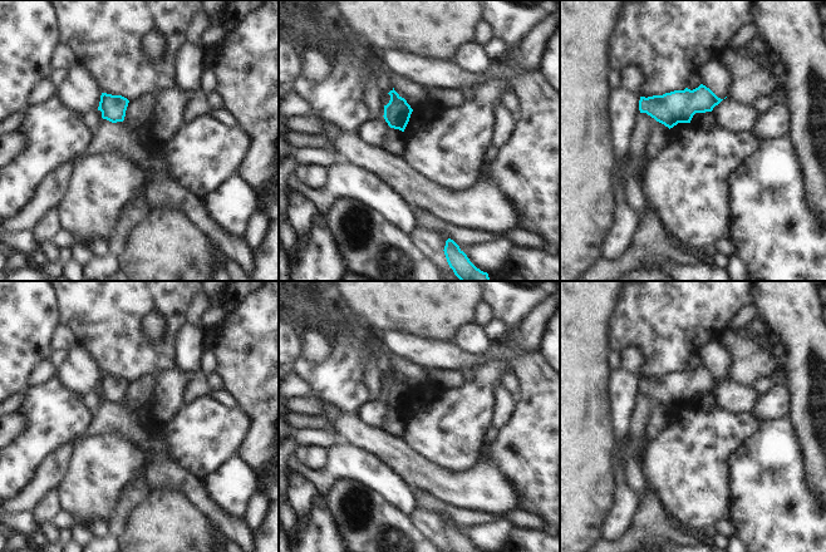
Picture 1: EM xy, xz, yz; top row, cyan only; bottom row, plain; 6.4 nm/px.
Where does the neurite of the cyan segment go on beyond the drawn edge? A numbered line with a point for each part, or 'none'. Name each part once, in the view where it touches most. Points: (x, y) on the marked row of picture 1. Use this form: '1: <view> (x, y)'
none

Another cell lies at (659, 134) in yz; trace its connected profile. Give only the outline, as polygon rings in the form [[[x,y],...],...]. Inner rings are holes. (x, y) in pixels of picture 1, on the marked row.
[[[655,120],[646,143],[646,158],[650,161],[665,148],[669,138],[669,128]]]

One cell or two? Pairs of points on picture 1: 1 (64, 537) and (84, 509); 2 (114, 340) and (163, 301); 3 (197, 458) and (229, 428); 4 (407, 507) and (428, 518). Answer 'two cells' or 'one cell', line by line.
1: two cells
2: one cell
3: one cell
4: two cells

